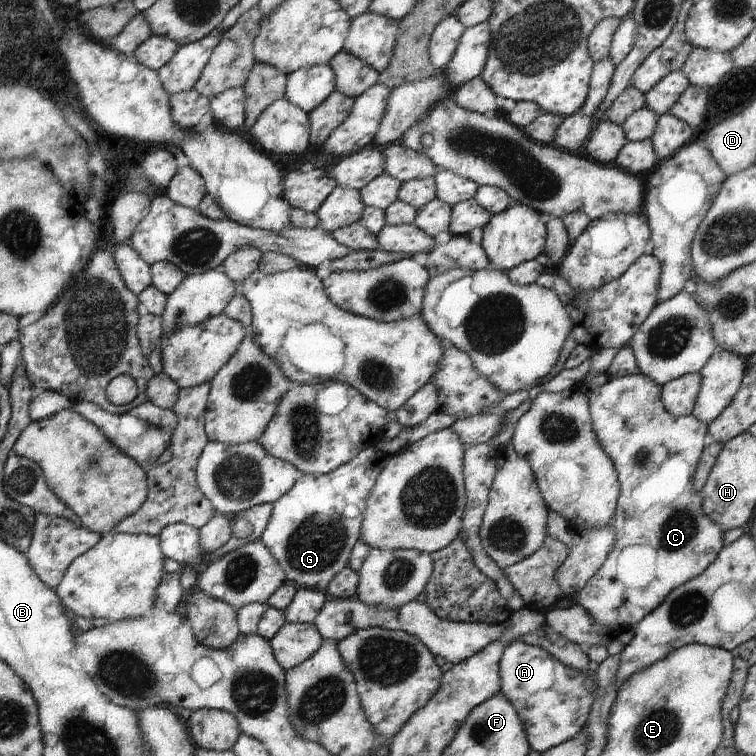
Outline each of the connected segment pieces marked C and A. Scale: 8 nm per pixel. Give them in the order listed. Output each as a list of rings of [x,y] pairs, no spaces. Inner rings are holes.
[[[640,372],[622,377],[609,377],[606,384],[602,384],[600,388],[595,388],[594,392],[591,392],[589,395],[589,411],[592,420],[592,428],[602,445],[602,450],[606,452],[614,463],[617,479],[621,488],[617,509],[615,510],[612,520],[614,532],[616,532],[614,550],[610,552],[604,564],[598,569],[598,572],[596,572],[593,578],[588,581],[588,584],[586,584],[576,596],[576,604],[582,606],[582,608],[592,616],[592,620],[596,620],[598,624],[602,624],[602,628],[619,628],[627,625],[634,627],[642,618],[650,614],[655,608],[658,608],[658,605],[662,604],[662,601],[674,590],[674,588],[678,588],[678,586],[690,582],[694,577],[700,576],[700,574],[716,560],[718,553],[725,547],[725,532],[722,532],[722,528],[718,528],[718,524],[714,524],[714,522],[704,514],[700,496],[698,496],[698,493],[694,492],[692,488],[692,480],[694,479],[696,466],[698,466],[698,460],[700,460],[704,448],[709,443],[707,434],[708,423],[703,423],[694,415],[672,416],[672,414],[666,410],[662,402],[661,390],[661,385],[656,384],[650,376],[646,376],[644,373]]]
[[[511,642],[507,645],[499,666],[502,694],[514,705],[518,718],[522,720],[522,728],[532,751],[541,755],[549,748],[568,742],[587,724],[594,692],[598,689],[595,666],[586,672],[576,672],[574,668],[568,668],[550,656],[549,652],[525,642]],[[552,688],[556,689],[556,700],[550,700],[552,694],[546,694],[546,698],[542,696],[542,704],[526,705],[532,694]]]

